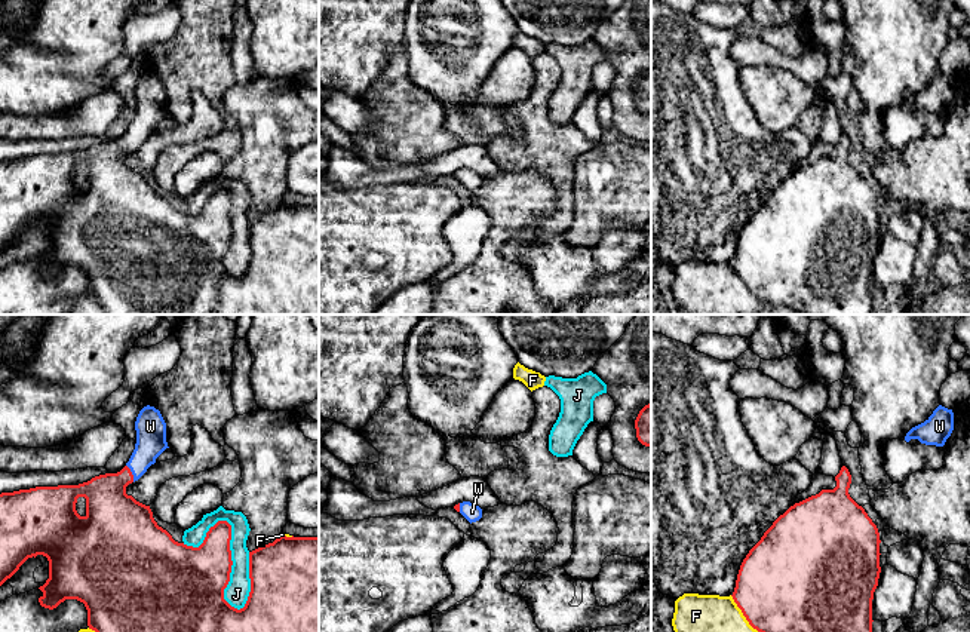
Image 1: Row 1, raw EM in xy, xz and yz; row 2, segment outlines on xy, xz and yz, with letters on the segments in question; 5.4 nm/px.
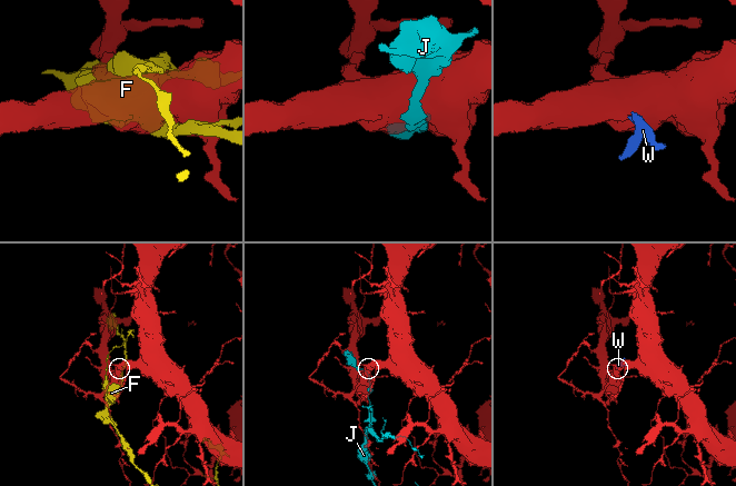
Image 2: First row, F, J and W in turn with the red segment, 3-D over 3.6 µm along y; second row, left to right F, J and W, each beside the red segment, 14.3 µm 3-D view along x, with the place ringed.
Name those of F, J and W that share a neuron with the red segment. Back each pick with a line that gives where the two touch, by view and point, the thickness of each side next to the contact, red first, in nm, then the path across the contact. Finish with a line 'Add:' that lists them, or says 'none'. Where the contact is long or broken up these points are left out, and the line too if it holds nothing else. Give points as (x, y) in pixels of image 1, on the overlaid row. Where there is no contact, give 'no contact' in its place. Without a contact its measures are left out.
W: meets red in xy at (131, 474); 280 nm thick on the red side, 160 nm on the other; runs through xy (111, 515), (111, 491), (131, 474), (150, 444), (150, 432)
Add: W

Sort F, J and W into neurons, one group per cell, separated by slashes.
F / J / W

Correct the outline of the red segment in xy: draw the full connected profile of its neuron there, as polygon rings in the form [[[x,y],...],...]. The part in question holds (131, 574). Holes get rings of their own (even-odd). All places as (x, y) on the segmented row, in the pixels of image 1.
[[[144,406],[135,421],[136,444],[126,466],[117,473],[105,473],[92,478],[79,485],[58,485],[58,487],[36,487],[30,490],[19,490],[13,493],[0,494],[0,586],[10,579],[19,567],[28,559],[43,555],[49,561],[49,579],[39,589],[43,595],[39,598],[42,607],[53,610],[65,599],[77,599],[85,604],[88,610],[88,626],[95,632],[319,632],[319,536],[317,537],[286,537],[280,536],[273,543],[264,544],[249,552],[249,579],[251,592],[243,608],[237,610],[224,599],[224,589],[230,582],[231,573],[231,525],[227,521],[218,521],[209,528],[203,543],[199,547],[178,543],[172,536],[157,525],[153,518],[150,506],[136,501],[126,494],[126,487],[138,481],[147,469],[156,463],[156,458],[166,450],[166,423],[159,409],[154,406]],[[79,497],[86,498],[86,515],[80,516],[76,510]]]

